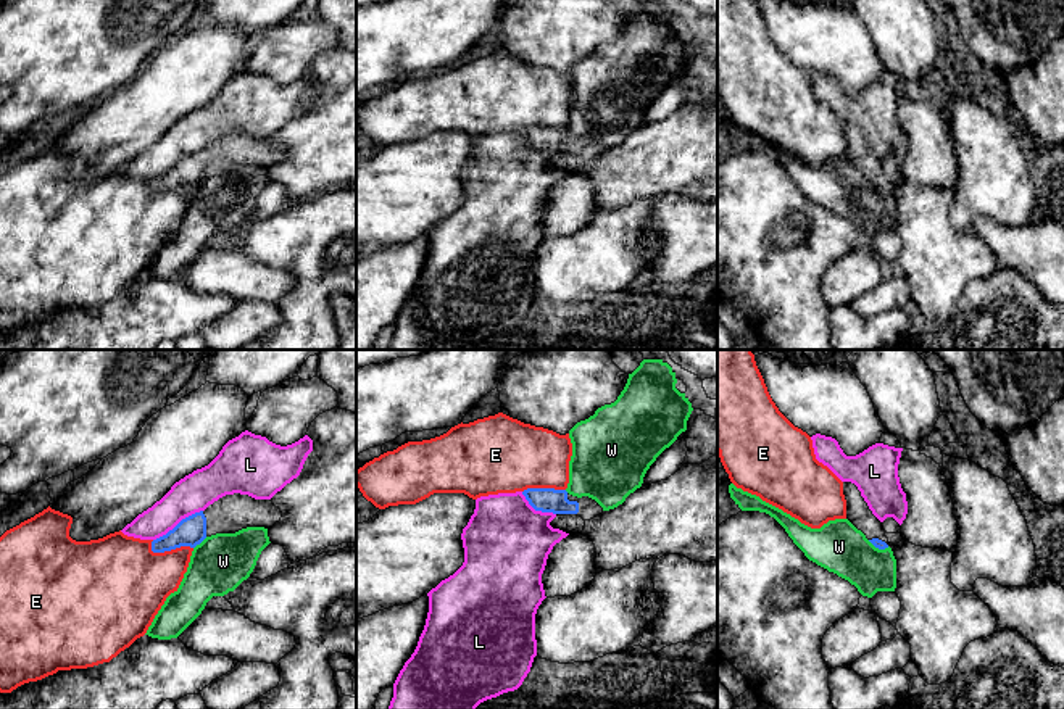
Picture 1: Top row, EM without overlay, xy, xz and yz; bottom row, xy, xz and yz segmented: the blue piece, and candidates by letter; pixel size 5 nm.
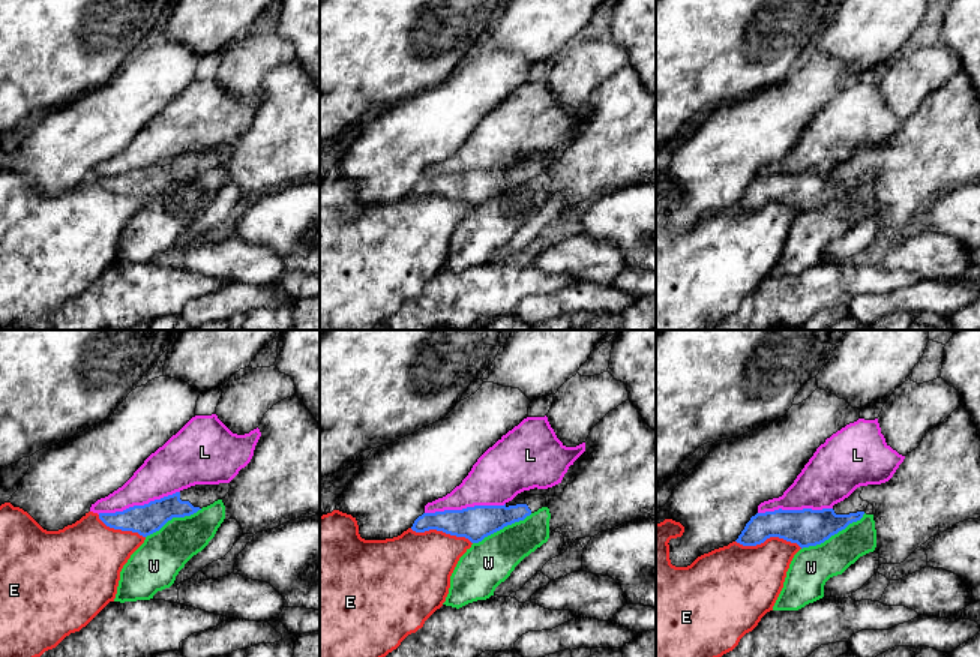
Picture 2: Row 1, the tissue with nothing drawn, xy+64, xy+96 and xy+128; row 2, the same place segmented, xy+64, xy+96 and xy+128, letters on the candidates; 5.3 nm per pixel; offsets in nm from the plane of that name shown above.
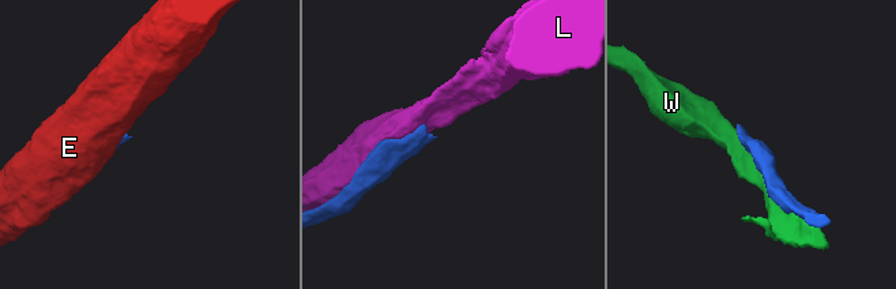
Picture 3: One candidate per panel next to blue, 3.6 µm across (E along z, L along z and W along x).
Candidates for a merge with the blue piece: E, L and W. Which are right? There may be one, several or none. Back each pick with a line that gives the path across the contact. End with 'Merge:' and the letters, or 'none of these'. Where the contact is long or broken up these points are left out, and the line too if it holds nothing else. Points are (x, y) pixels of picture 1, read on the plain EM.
Merge: none of these

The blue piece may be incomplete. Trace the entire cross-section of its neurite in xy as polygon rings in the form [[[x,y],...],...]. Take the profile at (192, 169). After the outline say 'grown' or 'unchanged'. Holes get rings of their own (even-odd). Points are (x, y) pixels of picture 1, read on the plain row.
[[[226,134],[205,150],[182,158],[166,174],[152,180],[153,192],[164,192],[181,185],[195,187],[206,176],[235,172],[247,166],[269,168],[279,161],[282,151],[271,139],[255,139],[248,134]]]; grown

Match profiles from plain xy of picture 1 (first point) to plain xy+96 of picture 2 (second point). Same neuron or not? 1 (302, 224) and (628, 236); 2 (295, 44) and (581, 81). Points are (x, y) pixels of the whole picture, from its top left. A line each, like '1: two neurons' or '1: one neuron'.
1: one neuron
2: one neuron

